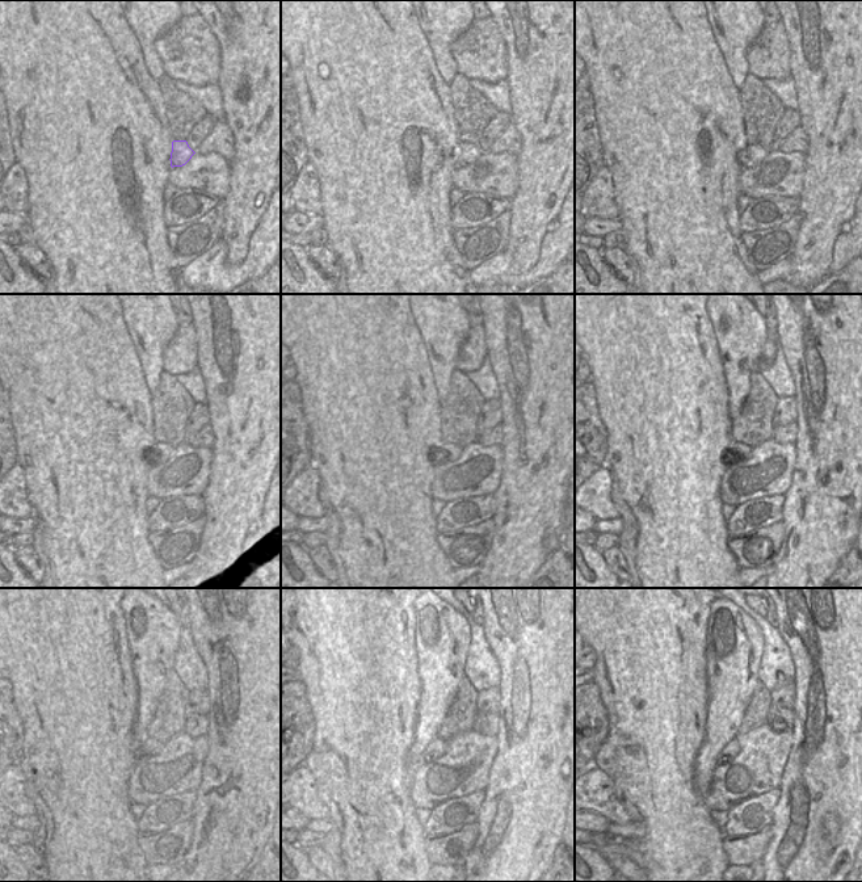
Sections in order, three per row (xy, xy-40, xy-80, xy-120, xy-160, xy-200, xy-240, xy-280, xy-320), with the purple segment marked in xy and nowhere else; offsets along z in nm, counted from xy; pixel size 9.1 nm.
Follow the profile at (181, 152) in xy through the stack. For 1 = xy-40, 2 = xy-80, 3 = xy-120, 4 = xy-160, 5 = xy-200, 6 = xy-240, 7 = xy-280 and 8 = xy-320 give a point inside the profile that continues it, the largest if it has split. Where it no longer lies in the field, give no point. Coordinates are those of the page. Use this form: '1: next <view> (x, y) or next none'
1: next xy-40 (465, 154)
2: next xy-80 (751, 156)
3: next xy-120 (158, 453)
4: next xy-160 (444, 453)
5: next xy-200 (736, 452)
6: next xy-240 (139, 754)
7: next xy-280 (434, 750)
8: next xy-320 (731, 748)

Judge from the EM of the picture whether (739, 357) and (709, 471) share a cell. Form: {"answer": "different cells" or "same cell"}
{"answer": "different cells"}

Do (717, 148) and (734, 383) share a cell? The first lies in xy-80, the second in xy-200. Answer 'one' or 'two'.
two

